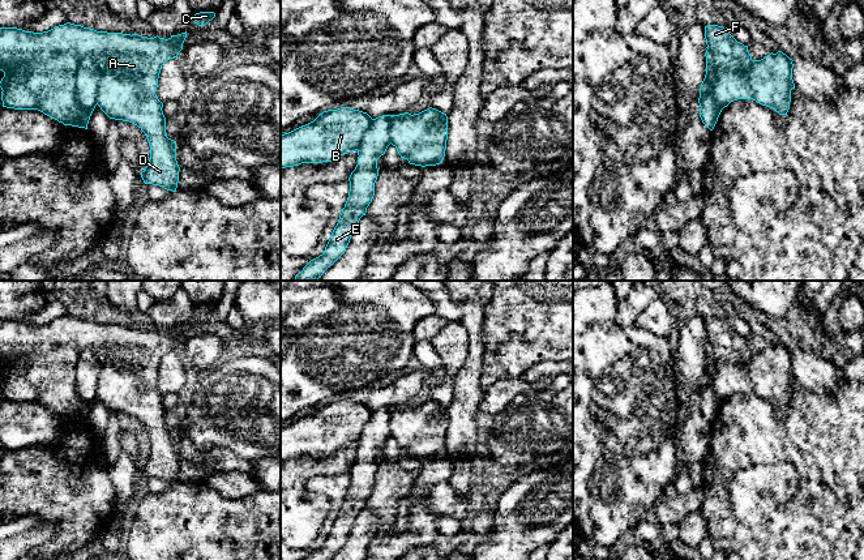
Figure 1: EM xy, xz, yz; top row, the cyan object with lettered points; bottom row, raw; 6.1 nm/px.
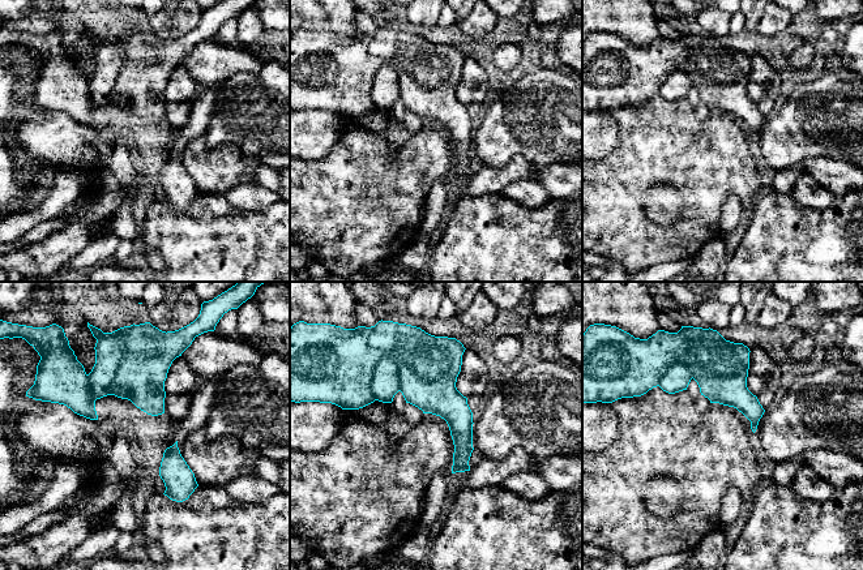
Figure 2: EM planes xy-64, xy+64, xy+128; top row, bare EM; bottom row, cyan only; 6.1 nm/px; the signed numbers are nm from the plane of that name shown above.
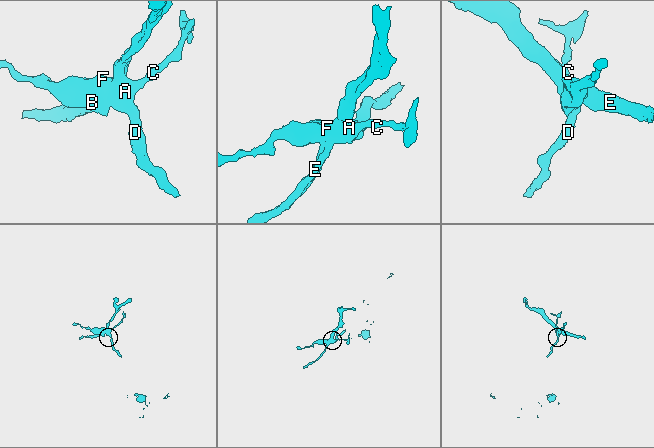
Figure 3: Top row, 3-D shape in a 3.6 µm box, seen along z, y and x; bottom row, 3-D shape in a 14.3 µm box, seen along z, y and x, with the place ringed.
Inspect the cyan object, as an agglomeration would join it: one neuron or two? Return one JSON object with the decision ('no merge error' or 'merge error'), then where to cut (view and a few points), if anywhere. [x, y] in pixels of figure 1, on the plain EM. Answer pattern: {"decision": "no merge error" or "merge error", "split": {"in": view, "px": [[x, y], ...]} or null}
{"decision": "merge error", "split": {"in": "xy", "px": [[85, 347], [76, 364], [75, 390], [82, 401], [92, 405]]}}

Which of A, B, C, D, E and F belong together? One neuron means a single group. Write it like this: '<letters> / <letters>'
A B C D F / E

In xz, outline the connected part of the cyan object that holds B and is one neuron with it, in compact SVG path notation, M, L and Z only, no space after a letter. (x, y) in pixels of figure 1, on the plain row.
M351 399L324 403L313 414L281 428L281 461L332 454L358 443L371 415L372 410L367 405Z

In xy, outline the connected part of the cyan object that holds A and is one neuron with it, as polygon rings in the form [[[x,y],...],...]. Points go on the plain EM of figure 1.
[[[67,315],[55,319],[43,325],[25,324],[17,320],[0,320],[0,363],[4,369],[0,373],[3,399],[14,402],[38,402],[44,407],[63,415],[87,422],[93,405],[82,402],[76,392],[76,364],[80,354],[85,349],[91,349],[102,364],[102,372],[98,381],[98,398],[110,410],[115,412],[129,414],[137,418],[146,428],[150,437],[150,452],[141,465],[145,476],[163,479],[167,483],[176,484],[180,459],[176,453],[176,435],[167,429],[166,410],[163,407],[163,396],[158,392],[155,384],[162,358],[174,350],[177,350],[183,342],[187,324],[171,328],[168,332],[142,329],[138,326],[107,325],[84,320]]]

